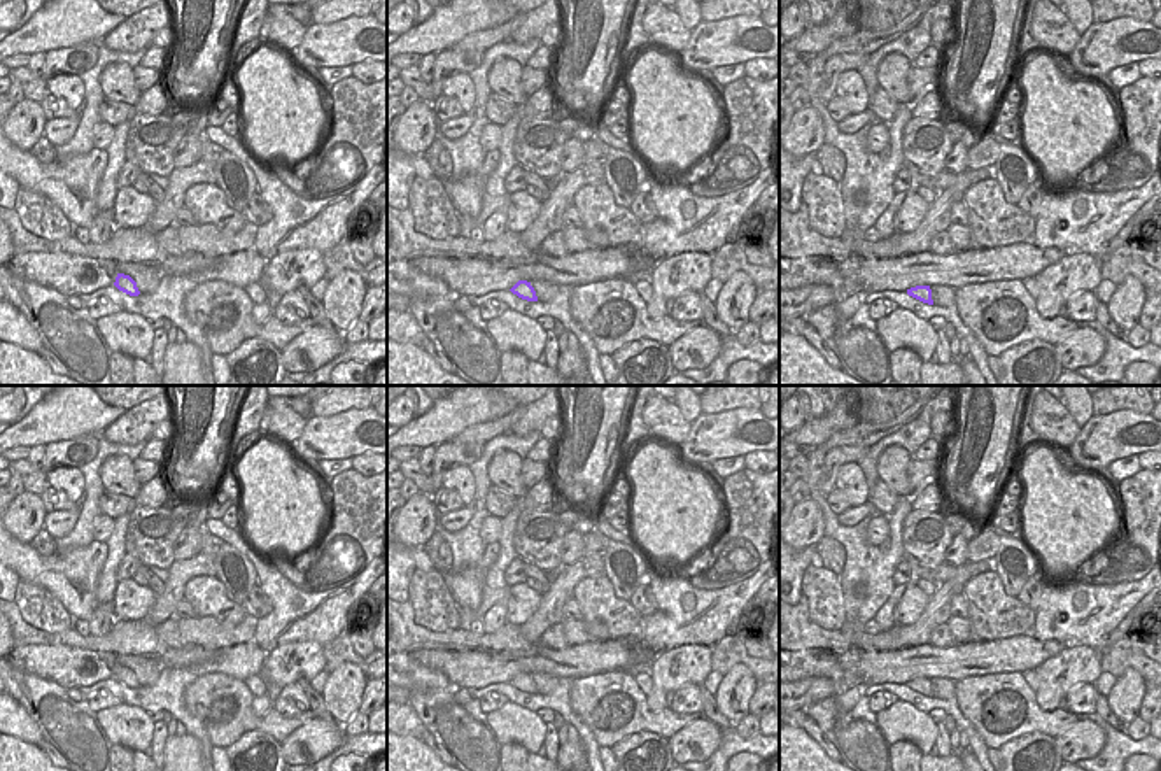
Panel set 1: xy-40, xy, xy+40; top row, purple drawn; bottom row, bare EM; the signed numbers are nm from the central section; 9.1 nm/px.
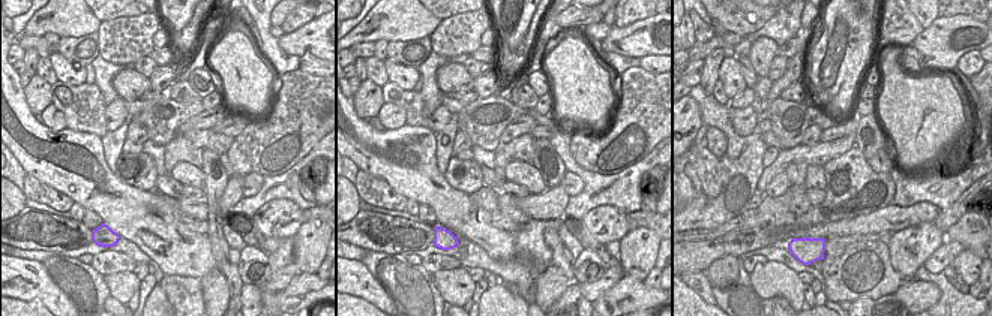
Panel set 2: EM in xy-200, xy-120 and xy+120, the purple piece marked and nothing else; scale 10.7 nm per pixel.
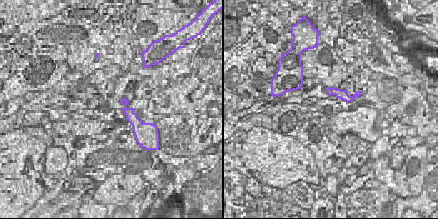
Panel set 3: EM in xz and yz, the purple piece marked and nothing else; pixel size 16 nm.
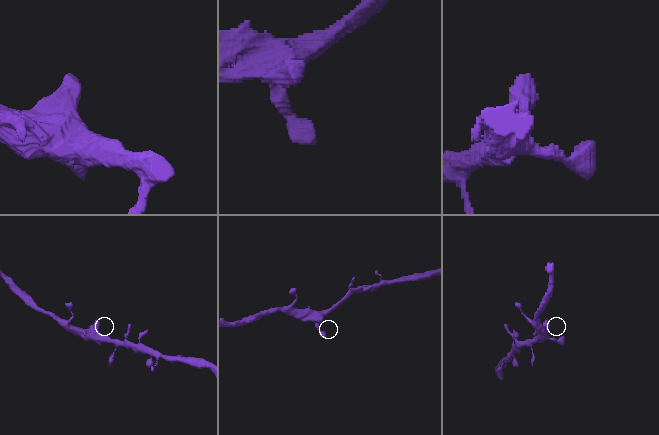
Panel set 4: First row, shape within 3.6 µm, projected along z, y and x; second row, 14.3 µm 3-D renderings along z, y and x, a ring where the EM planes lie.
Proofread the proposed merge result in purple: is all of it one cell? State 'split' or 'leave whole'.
leave whole

